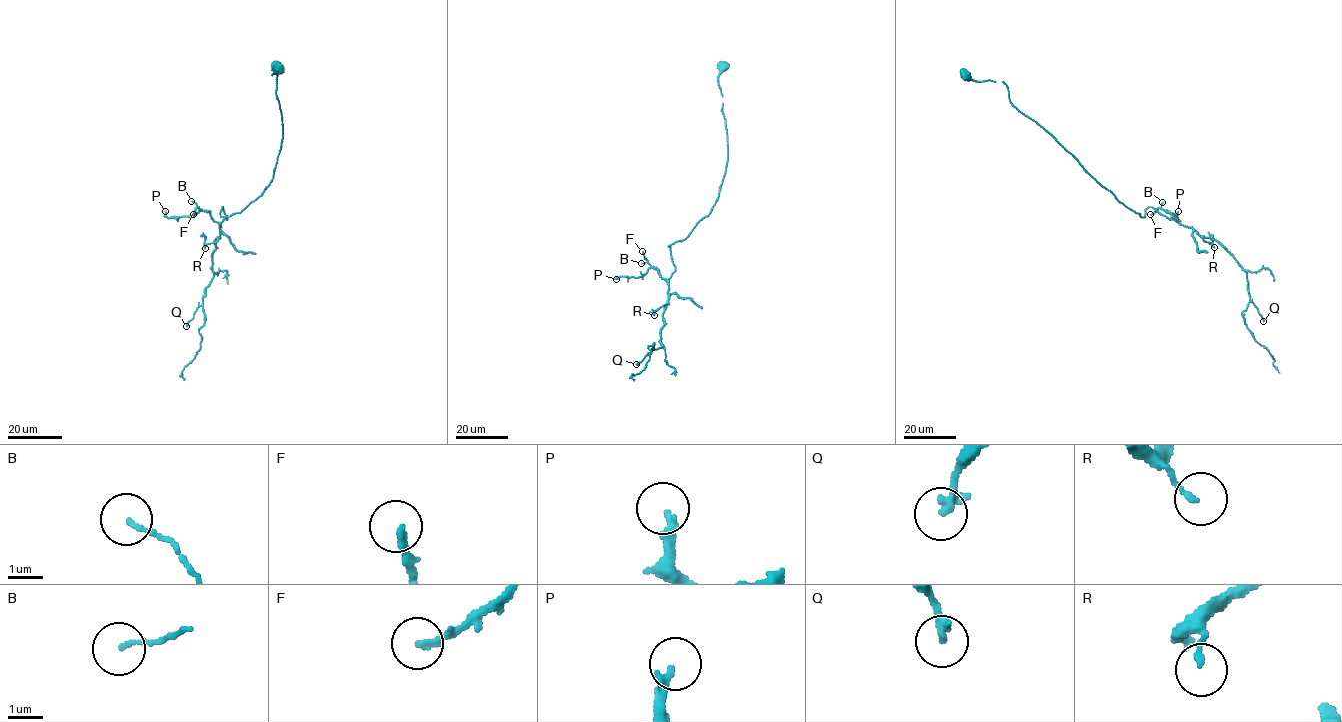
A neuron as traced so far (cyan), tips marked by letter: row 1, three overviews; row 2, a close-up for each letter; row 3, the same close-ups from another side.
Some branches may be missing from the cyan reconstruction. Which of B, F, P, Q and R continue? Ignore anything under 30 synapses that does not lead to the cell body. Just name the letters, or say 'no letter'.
no letter

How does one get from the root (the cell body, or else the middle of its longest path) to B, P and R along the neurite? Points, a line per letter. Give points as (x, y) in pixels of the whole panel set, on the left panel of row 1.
B: (277, 68), (282, 141), (269, 184), (240, 212), (221, 216), (222, 206), (228, 218), (219, 223), (191, 201)
P: (277, 68), (282, 141), (264, 192), (240, 212), (221, 216), (222, 206), (219, 223), (165, 211)
R: (277, 68), (272, 75), (282, 141), (273, 179), (240, 212), (221, 216), (222, 206), (228, 218), (205, 248)

